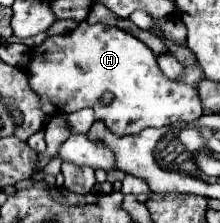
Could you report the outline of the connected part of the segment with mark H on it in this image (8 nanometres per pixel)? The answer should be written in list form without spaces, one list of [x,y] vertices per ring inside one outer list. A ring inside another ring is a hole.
[[[82,21],[70,33],[48,37],[40,47],[32,47],[26,75],[46,117],[92,107],[96,119],[104,119],[114,135],[132,135],[146,127],[164,127],[170,123],[192,123],[202,115],[196,87],[164,77],[154,51],[120,27]],[[104,93],[114,95],[106,105],[102,103]]]

